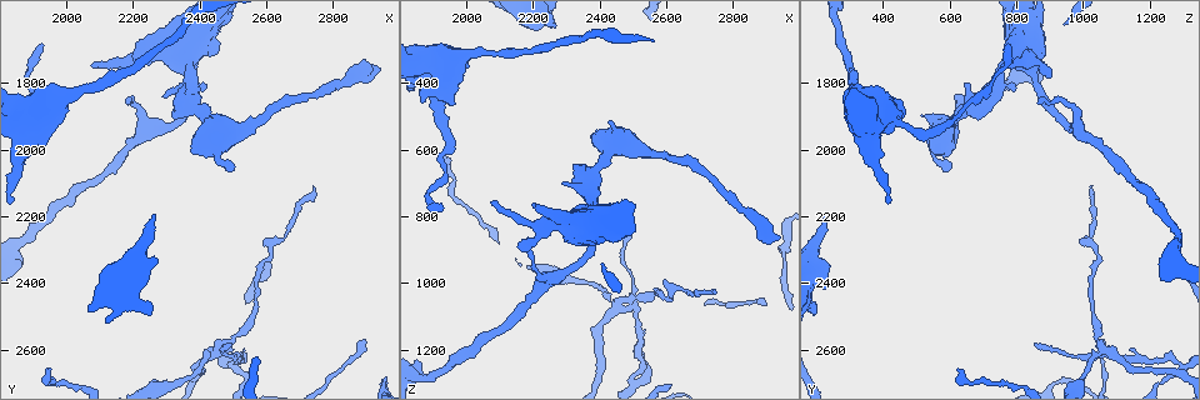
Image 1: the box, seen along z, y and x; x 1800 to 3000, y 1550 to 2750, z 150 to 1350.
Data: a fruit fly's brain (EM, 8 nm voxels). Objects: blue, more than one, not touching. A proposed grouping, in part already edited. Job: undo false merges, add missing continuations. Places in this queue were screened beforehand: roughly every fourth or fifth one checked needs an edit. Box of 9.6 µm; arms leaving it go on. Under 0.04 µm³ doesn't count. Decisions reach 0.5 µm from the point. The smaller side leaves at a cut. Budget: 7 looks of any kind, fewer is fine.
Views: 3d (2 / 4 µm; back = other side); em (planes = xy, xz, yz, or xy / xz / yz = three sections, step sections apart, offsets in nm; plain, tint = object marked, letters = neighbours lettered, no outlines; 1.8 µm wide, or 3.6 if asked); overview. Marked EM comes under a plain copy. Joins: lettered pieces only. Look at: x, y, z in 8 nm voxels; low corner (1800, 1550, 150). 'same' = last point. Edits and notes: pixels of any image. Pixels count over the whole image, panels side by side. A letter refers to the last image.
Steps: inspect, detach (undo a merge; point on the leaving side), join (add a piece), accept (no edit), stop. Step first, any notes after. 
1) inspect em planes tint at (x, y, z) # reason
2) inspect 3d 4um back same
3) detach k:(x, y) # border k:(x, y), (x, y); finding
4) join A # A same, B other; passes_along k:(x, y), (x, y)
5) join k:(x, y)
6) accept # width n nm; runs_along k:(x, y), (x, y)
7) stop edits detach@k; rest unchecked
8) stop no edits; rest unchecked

inspect em planes tint at (2490, 2640, 1280) # sharp bend

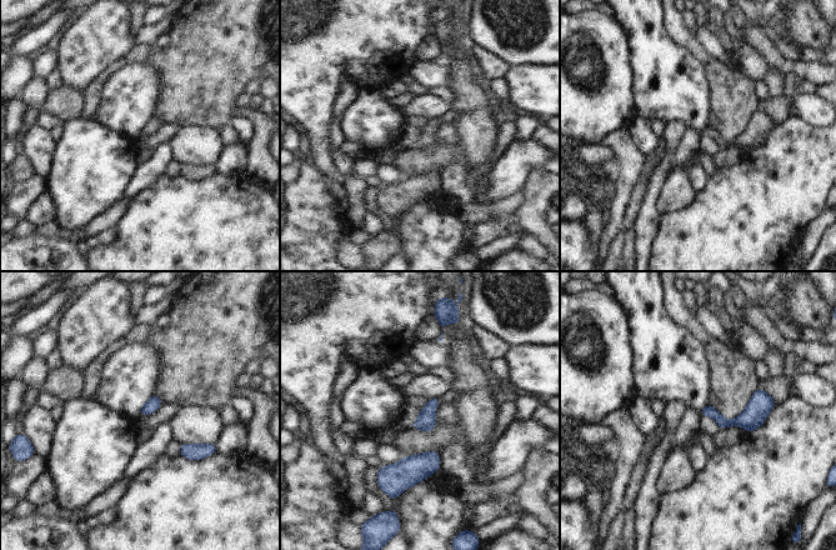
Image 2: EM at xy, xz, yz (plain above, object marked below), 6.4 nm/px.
inspect em planes letters same

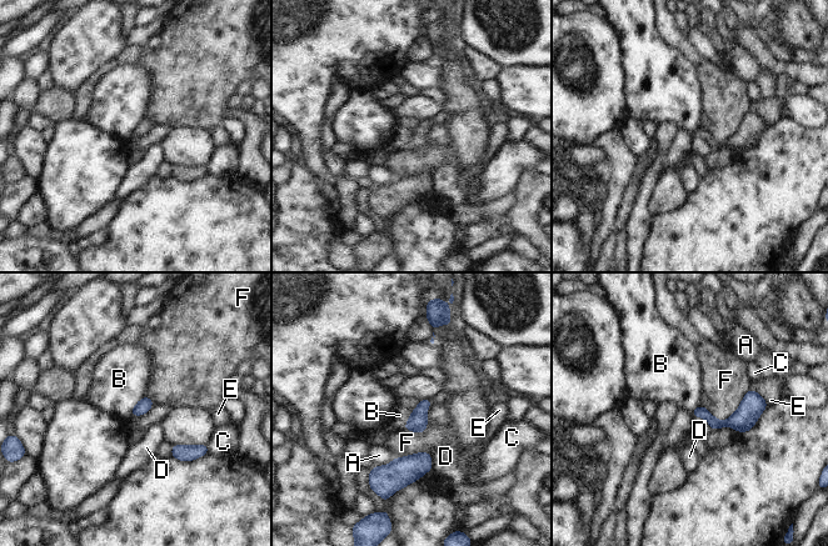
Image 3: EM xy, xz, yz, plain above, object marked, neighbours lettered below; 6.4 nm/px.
accept # width 70 nm; A other, B other, C other, D other, E other, F other; one neuron here

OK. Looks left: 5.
inspect 3d 4um at (2930, 1760, 870) # branch stops here

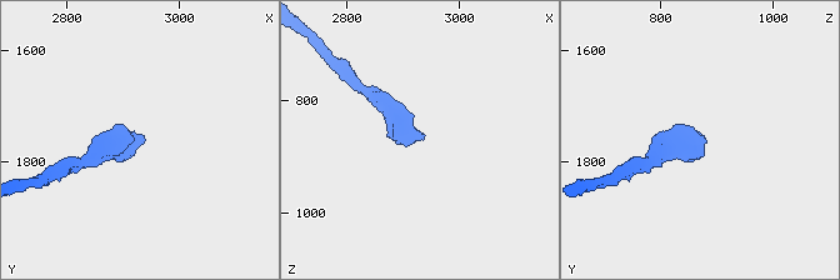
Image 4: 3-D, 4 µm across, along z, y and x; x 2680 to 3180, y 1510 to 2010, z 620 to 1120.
inspect em xz step 16 letters at (2940, 1755, 870)

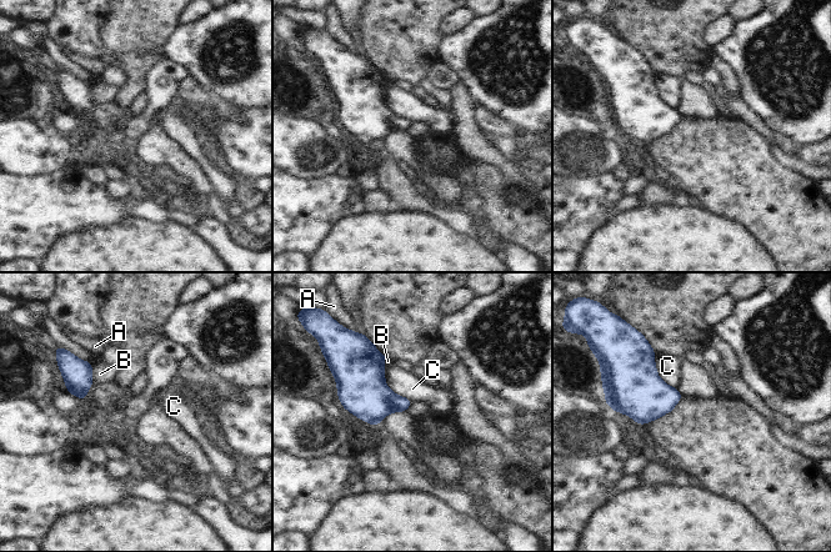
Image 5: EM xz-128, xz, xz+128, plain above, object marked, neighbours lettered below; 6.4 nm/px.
inspect em planes letters same

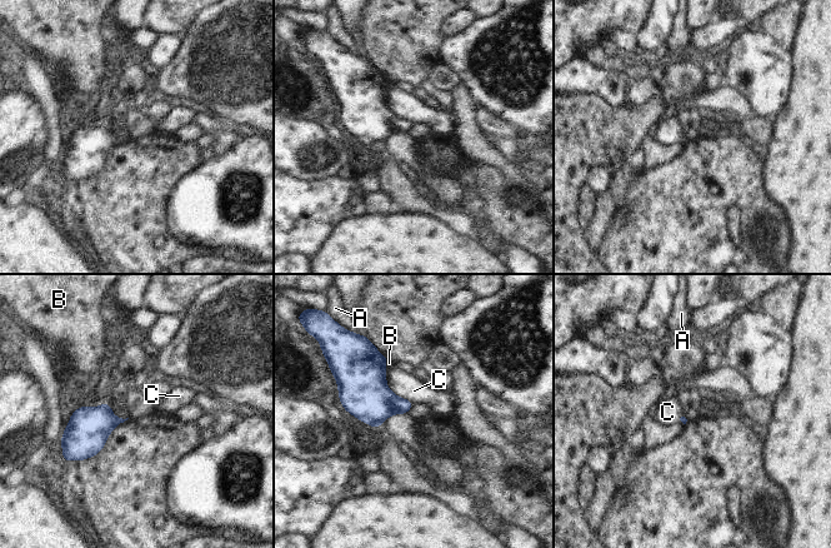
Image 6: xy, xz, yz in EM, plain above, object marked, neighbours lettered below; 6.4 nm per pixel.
accept # longest_contact C 280 nm; A other, B other, C other; no lettered piece goes on from it

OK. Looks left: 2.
stop no edits; rest unchecked

